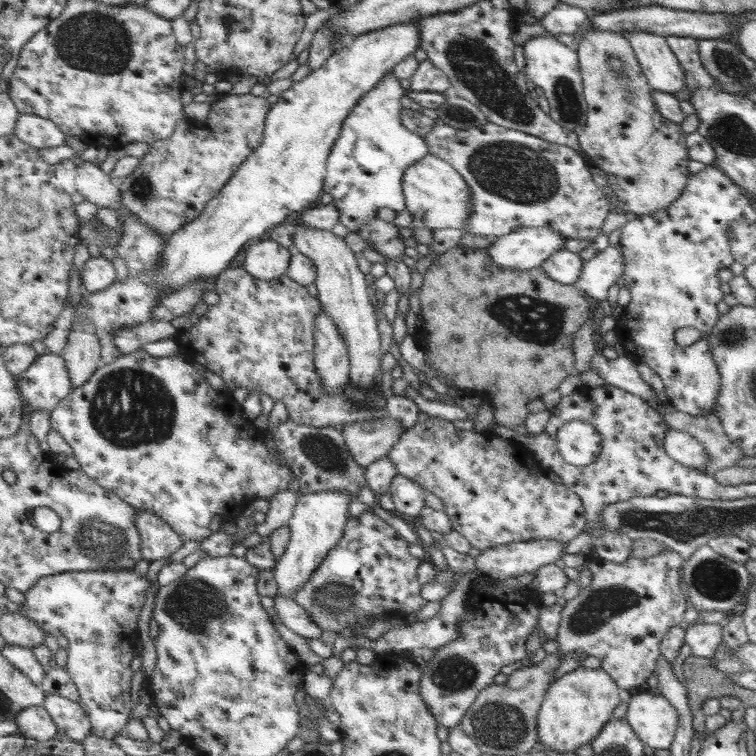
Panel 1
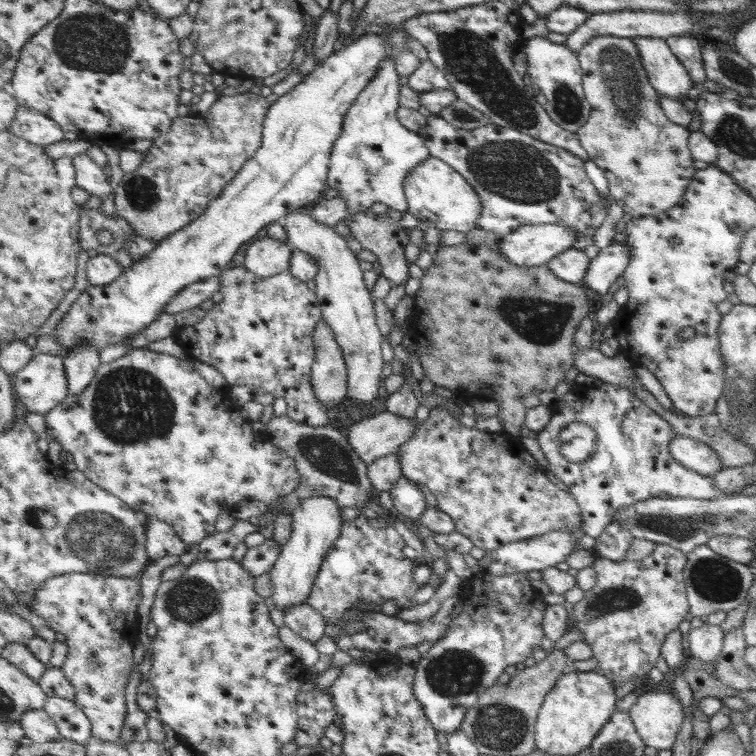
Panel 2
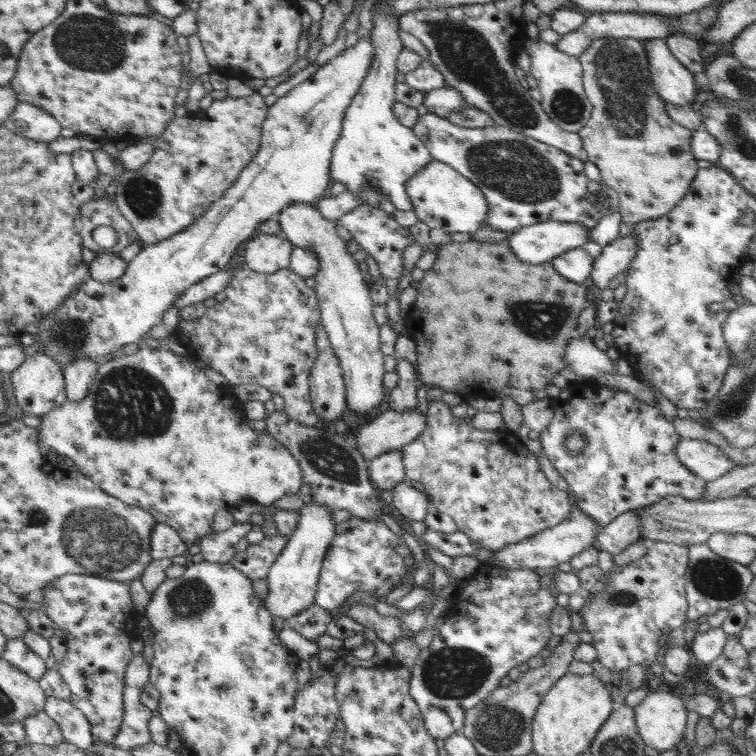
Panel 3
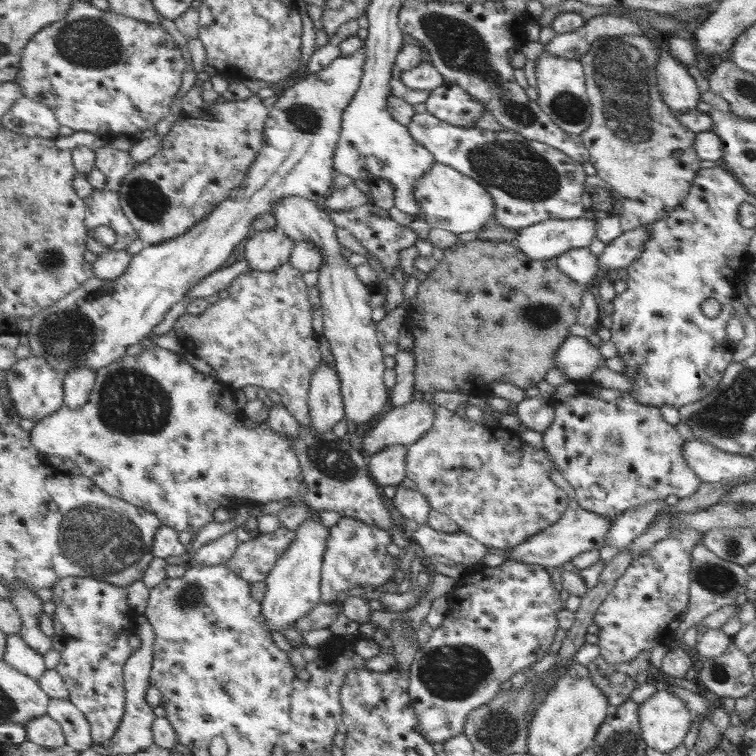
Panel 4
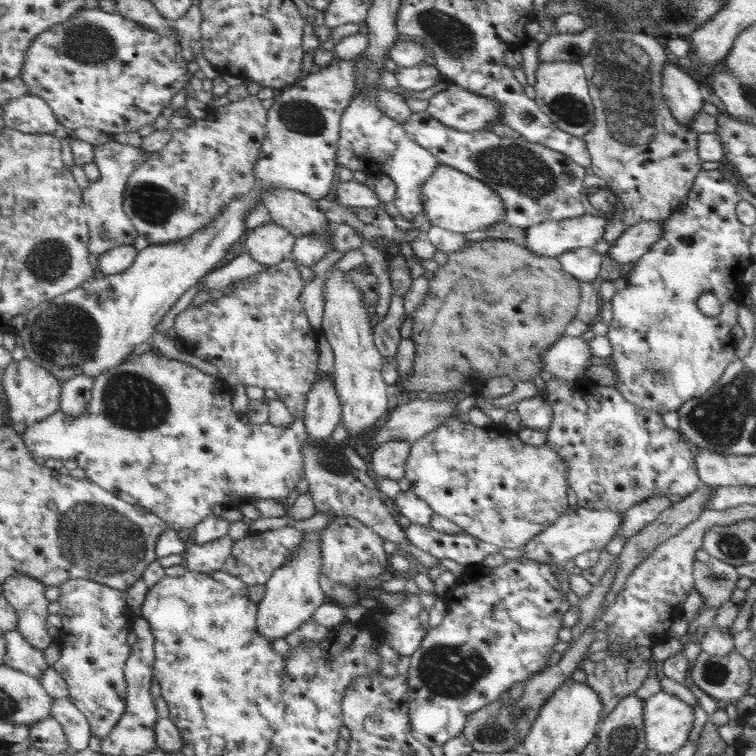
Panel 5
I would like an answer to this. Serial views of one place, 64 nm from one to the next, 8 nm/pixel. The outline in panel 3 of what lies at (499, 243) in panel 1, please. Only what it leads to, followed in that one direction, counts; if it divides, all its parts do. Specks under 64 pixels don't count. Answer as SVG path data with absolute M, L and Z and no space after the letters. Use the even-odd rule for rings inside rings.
M537 222L523 226L507 238L513 254L529 264L551 262L567 250L581 248L591 240L591 228L581 222Z

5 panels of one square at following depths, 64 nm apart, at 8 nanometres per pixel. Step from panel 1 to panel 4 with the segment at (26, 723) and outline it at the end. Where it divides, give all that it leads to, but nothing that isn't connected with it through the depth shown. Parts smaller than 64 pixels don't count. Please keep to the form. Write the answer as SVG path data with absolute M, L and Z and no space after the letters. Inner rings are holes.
M49 714L43 718L35 718L25 726L29 732L27 734L29 742L35 742L35 744L49 748L49 750L61 750L63 746L67 746L67 736L65 736L61 722L51 718Z

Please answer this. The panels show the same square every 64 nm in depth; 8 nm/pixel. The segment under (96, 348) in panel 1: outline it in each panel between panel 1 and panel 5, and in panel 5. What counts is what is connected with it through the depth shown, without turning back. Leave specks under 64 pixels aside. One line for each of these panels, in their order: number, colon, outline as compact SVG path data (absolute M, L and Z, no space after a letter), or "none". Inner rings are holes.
2: M77 348L71 352L65 360L65 370L67 370L67 382L71 396L81 396L97 378L97 372L101 370L101 354L97 350L87 350L87 348Z
3: M81 360L75 364L67 364L67 368L63 368L69 402L79 404L89 396L91 386L95 384L95 380L99 376L99 368L101 366L95 366L95 362L91 362L91 360Z
4: M79 368L67 374L65 382L65 406L71 410L81 410L83 406L87 406L95 386L97 386L97 374L87 370L87 368Z
5: M79 376L61 384L61 412L71 418L85 416L89 404L93 402L93 390L95 380L87 376Z

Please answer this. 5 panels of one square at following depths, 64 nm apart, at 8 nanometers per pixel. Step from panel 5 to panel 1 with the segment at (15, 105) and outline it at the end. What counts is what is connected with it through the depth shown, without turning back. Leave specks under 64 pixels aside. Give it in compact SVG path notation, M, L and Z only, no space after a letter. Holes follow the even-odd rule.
M21 112L19 122L15 126L15 136L41 150L65 144L65 132L61 132L53 120L39 114Z

